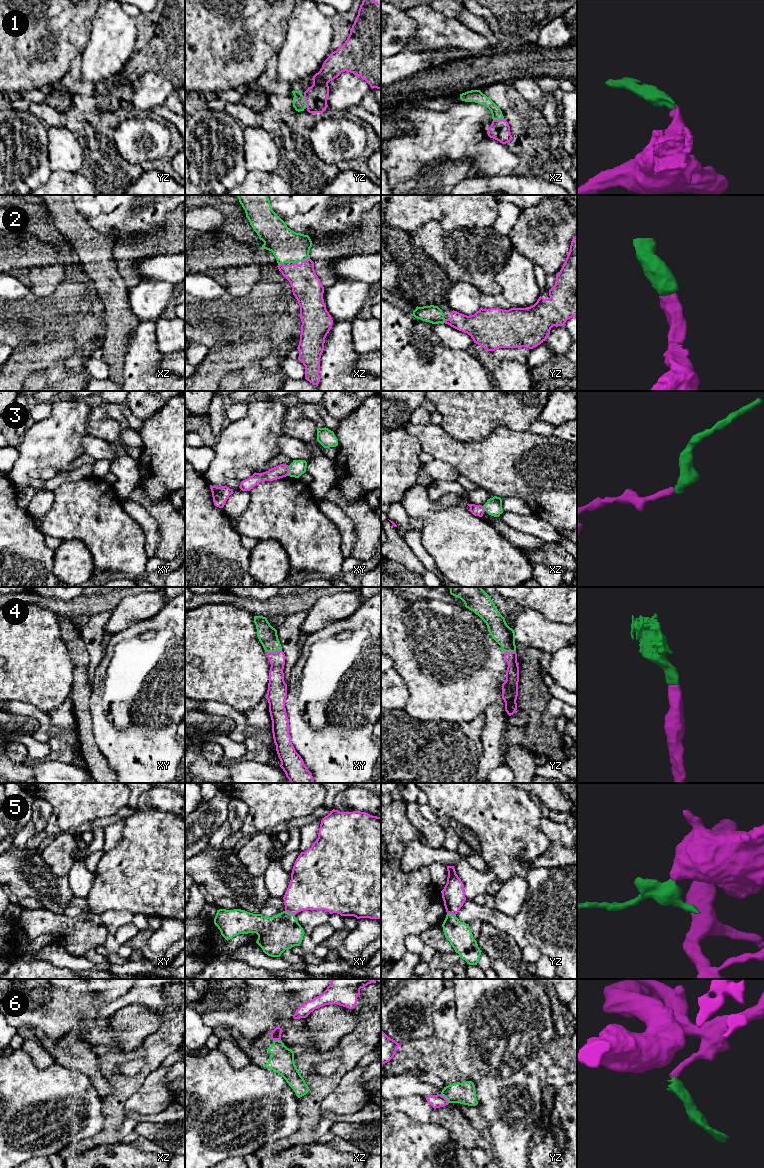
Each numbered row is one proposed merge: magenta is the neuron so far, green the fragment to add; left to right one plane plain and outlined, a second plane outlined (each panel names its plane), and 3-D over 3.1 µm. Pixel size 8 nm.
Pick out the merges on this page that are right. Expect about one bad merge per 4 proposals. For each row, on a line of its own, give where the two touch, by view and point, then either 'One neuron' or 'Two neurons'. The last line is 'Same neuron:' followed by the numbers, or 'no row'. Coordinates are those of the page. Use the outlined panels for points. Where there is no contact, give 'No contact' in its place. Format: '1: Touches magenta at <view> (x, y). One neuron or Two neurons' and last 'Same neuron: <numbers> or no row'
1: Touches magenta at xz (498, 120). One neuron
2: Touches magenta at xz (305, 260). One neuron
3: Touches magenta at xy (288, 471). One neuron
4: Touches magenta at xy (275, 651). One neuron
5: Touches magenta at xy (290, 912). Two neurons
6: Touches magenta at yz (445, 1098). Two neurons
Same neuron: 1, 2, 3, 4

